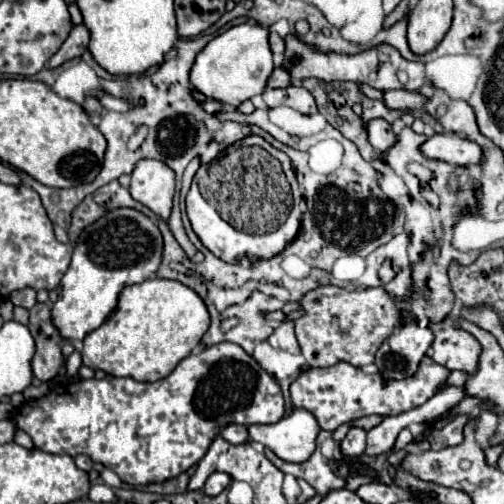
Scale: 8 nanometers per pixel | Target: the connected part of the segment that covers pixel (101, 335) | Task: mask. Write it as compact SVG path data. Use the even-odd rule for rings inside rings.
M153 278L121 290L115 312L83 340L83 364L111 376L131 376L137 382L155 382L173 372L189 356L209 328L209 310L203 298L177 280Z

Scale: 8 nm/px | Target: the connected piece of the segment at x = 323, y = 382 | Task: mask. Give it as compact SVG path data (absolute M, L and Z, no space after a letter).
M423 358L419 364L419 370L413 376L407 376L403 380L383 380L379 374L365 374L361 368L339 362L331 368L311 368L305 370L293 384L291 384L291 400L299 408L307 408L309 412L315 414L319 426L323 430L335 432L341 424L369 416L369 414L379 414L379 416L393 416L407 412L415 406L421 406L427 402L431 396L437 394L447 382L449 370L429 358Z

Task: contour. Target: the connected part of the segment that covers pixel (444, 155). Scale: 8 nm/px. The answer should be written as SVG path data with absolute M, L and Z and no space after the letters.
M449 132L431 136L425 144L421 144L421 152L427 158L437 158L453 166L473 166L481 164L483 160L483 150L477 142L459 138Z

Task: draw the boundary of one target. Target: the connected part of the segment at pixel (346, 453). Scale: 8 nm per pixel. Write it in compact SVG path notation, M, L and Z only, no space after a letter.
M351 428L347 432L347 436L343 438L343 442L341 442L341 454L343 454L343 458L347 458L347 460L361 458L361 454L365 452L365 438L367 438L365 430Z

